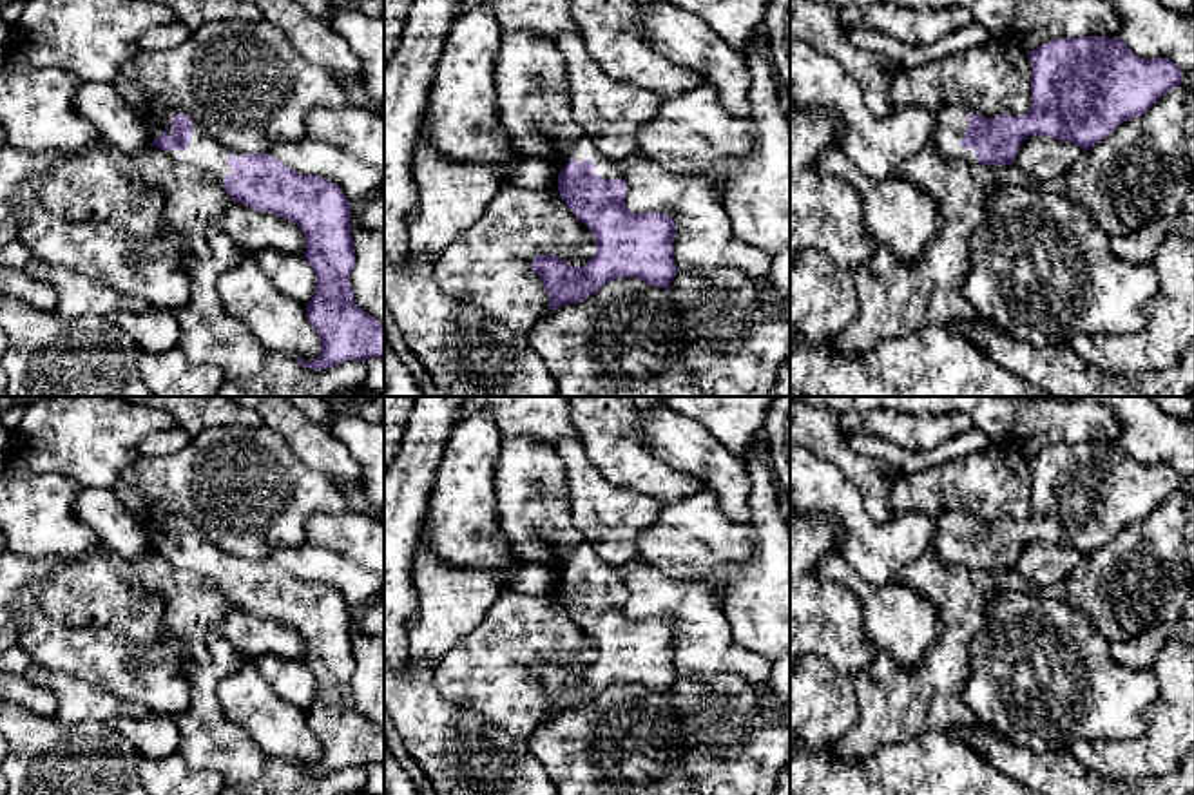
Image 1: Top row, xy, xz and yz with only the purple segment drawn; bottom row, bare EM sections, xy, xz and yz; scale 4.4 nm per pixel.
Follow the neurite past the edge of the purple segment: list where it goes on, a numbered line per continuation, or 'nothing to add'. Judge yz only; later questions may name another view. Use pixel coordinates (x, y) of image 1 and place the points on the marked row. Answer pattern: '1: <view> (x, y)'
1: yz (950, 124)

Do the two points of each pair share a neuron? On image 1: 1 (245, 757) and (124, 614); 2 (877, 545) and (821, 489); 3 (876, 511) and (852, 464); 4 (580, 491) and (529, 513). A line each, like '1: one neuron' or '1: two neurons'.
1: two neurons
2: one neuron
3: one neuron
4: two neurons

